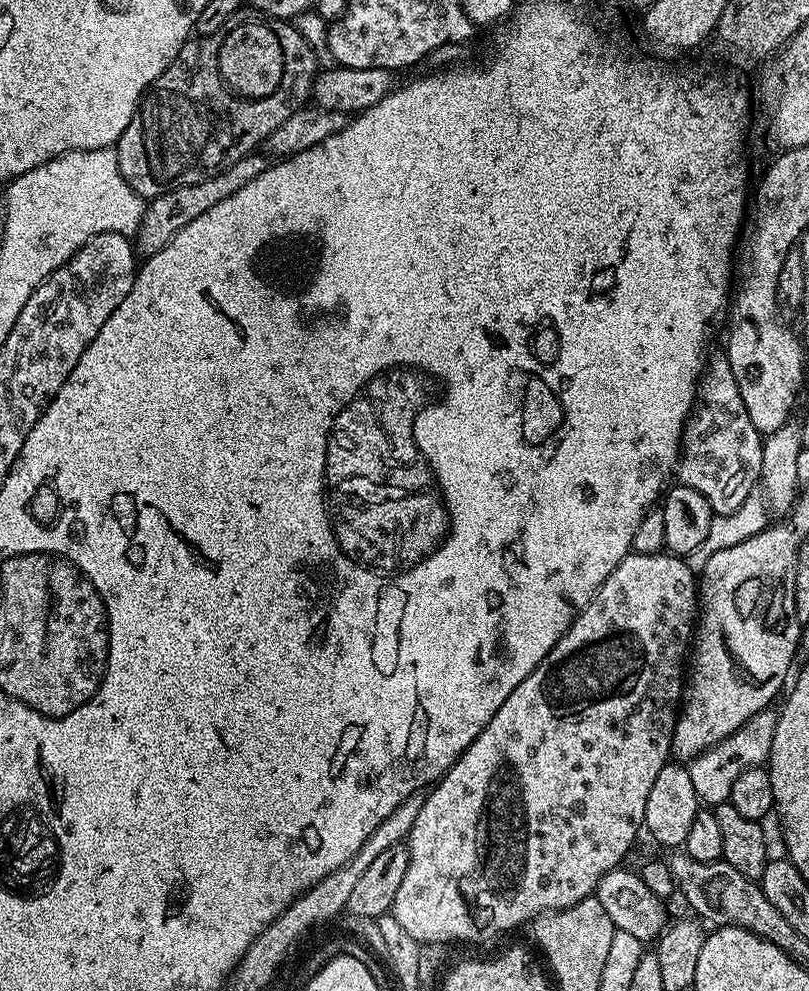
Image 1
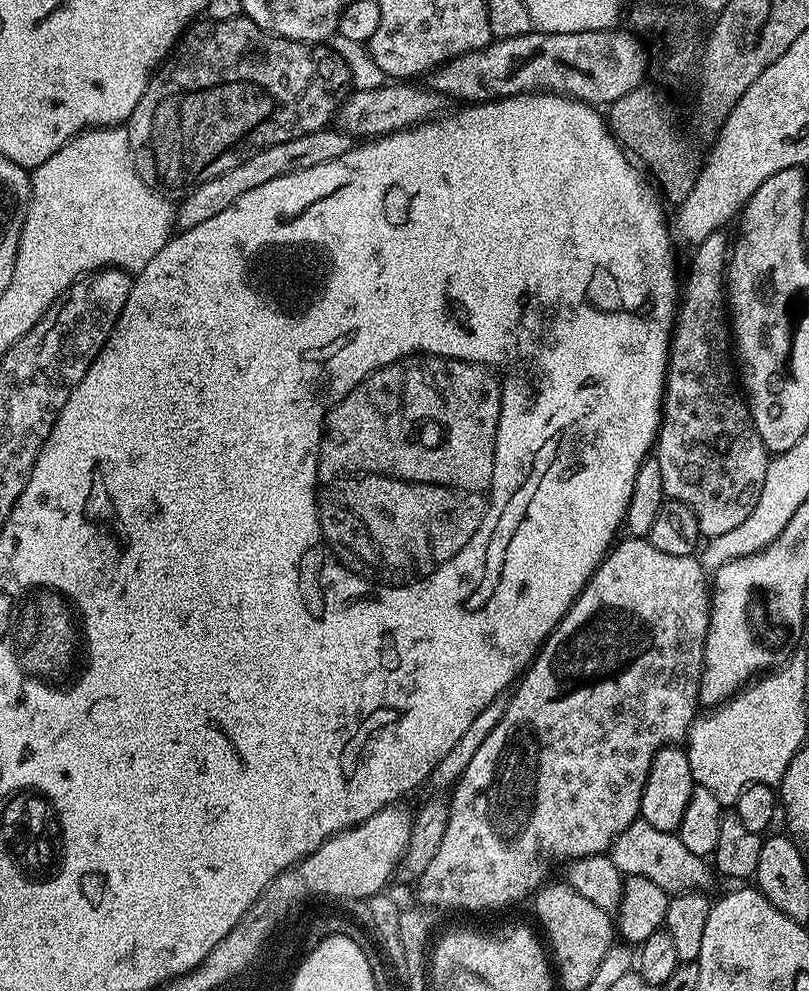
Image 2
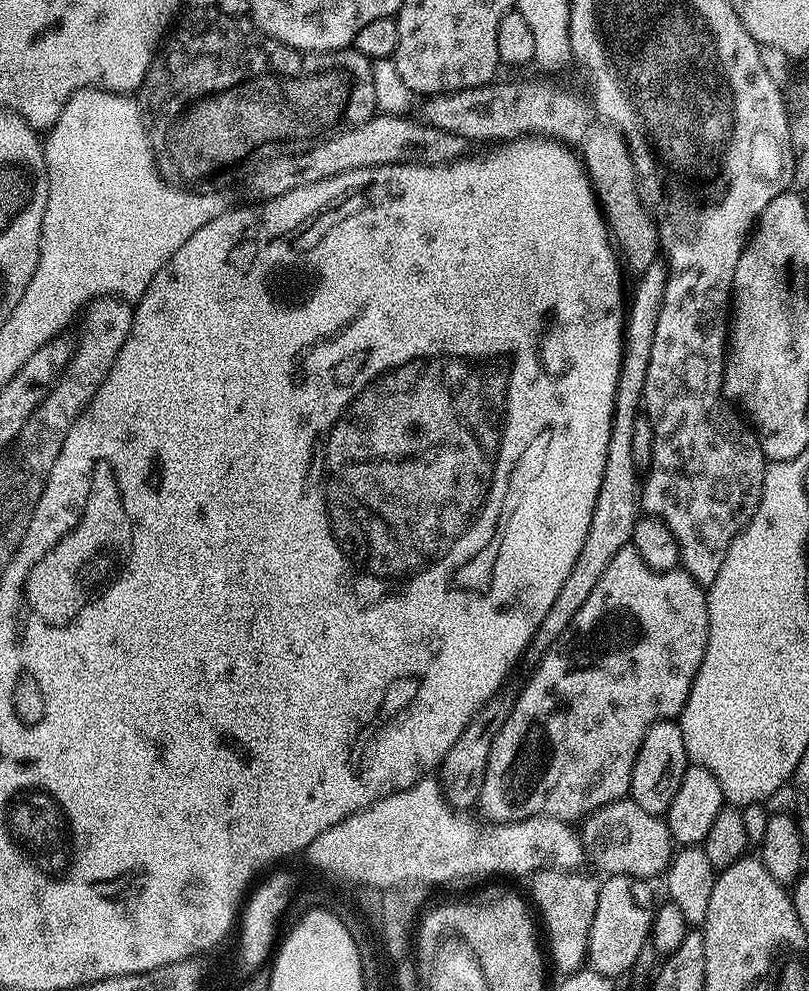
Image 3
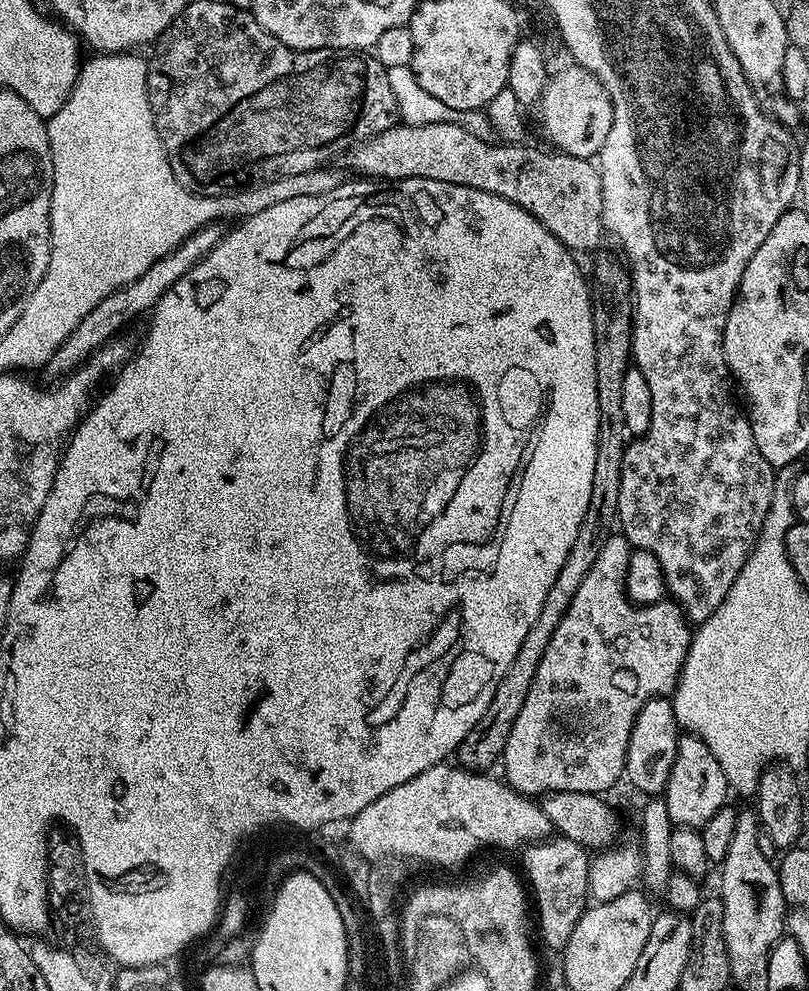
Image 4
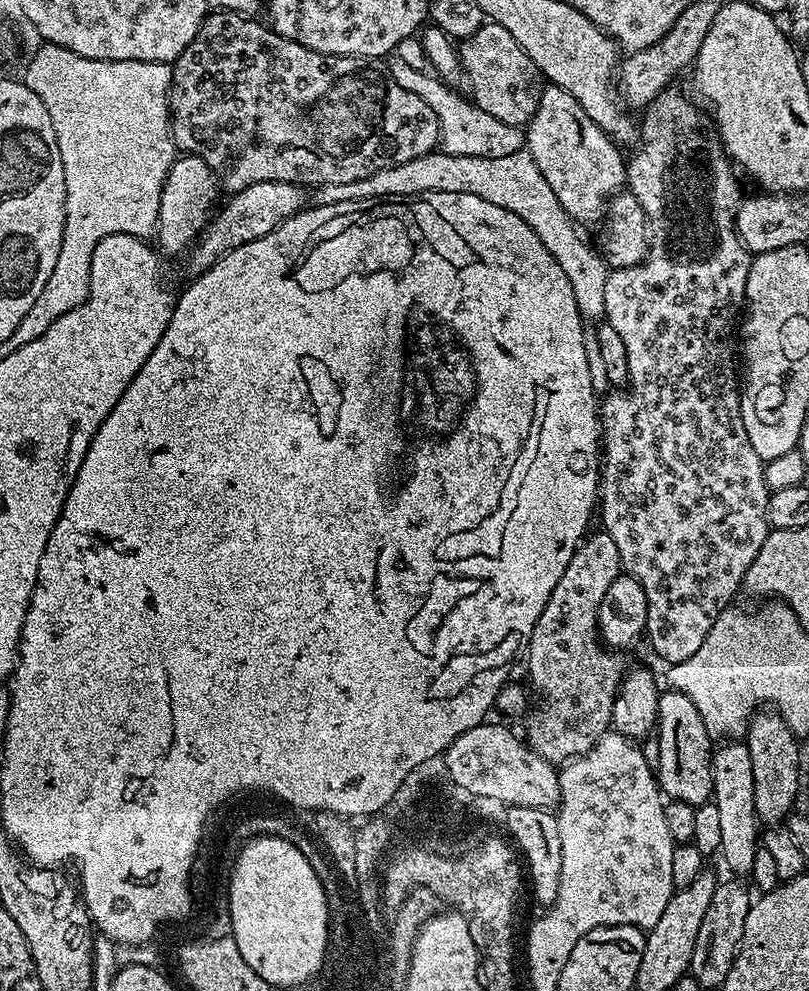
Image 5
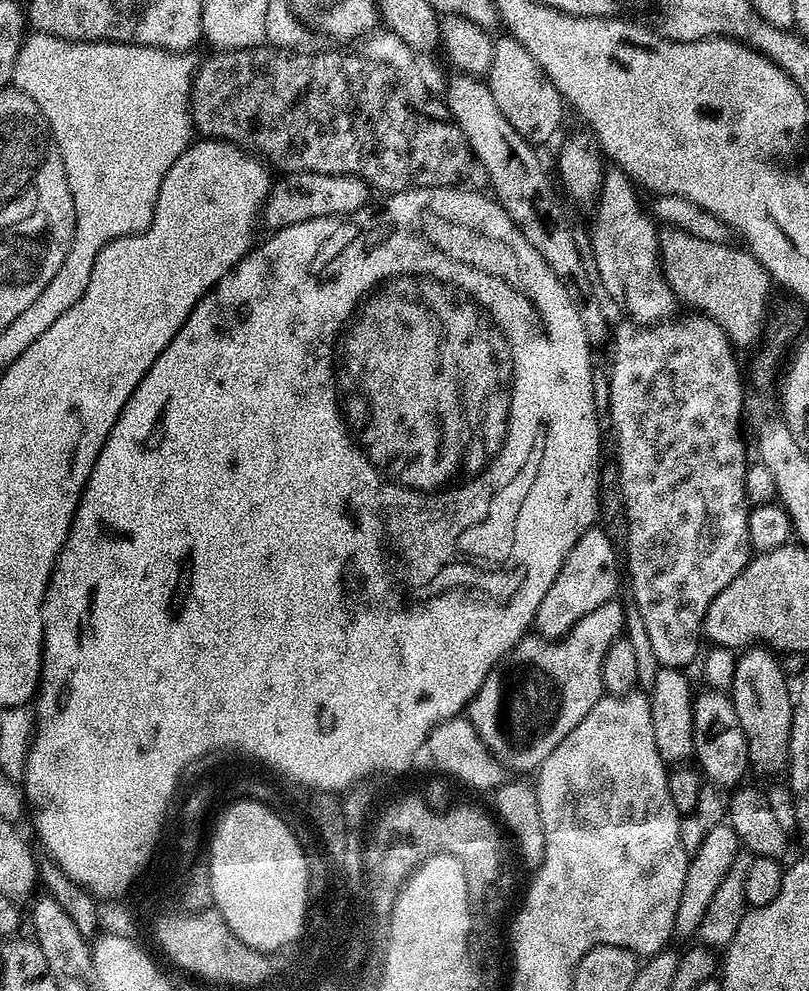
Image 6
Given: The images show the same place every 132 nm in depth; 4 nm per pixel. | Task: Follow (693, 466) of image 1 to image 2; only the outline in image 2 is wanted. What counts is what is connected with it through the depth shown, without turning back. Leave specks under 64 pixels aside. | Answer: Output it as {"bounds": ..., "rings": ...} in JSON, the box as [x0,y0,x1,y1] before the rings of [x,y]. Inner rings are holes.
{"bounds":[654,234,770,538],"rings":[[[720,234],[708,236],[698,245],[692,269],[688,272],[688,281],[685,279],[682,284],[682,299],[676,313],[676,326],[672,330],[672,344],[668,347],[668,373],[664,379],[664,406],[660,409],[660,434],[654,445],[654,455],[662,469],[665,497],[682,502],[694,510],[700,535],[704,538],[726,534],[734,530],[734,526],[746,522],[750,510],[754,510],[758,502],[770,459],[734,371],[730,313],[726,303],[726,265],[730,244],[722,237]]]}

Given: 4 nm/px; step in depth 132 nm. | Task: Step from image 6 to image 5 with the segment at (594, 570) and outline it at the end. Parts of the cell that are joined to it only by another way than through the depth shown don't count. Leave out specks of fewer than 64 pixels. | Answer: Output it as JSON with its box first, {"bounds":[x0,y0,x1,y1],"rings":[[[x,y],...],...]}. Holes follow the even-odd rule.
{"bounds":[526,532,626,766],"rings":[[[594,532],[577,548],[566,570],[562,570],[562,578],[558,578],[546,610],[538,614],[526,645],[528,680],[536,687],[534,703],[526,716],[526,743],[557,766],[586,754],[609,731],[614,698],[626,675],[620,657],[623,655],[605,647],[596,627],[602,598],[610,590],[610,582],[622,575],[618,546],[614,546],[614,538],[608,532]]]}

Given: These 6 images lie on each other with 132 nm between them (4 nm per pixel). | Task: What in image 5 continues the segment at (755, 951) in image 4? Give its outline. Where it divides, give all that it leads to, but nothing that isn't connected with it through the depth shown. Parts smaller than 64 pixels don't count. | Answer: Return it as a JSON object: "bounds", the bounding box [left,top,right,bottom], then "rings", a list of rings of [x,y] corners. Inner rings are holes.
{"bounds":[711,742,762,878],"rings":[[[724,742],[713,751],[712,773],[714,774],[714,786],[712,787],[711,803],[718,806],[720,816],[722,846],[719,859],[724,859],[724,864],[729,868],[729,873],[744,878],[749,875],[754,866],[754,854],[762,840],[762,825],[758,814],[754,810],[754,770],[750,766],[750,750],[744,742]]]}

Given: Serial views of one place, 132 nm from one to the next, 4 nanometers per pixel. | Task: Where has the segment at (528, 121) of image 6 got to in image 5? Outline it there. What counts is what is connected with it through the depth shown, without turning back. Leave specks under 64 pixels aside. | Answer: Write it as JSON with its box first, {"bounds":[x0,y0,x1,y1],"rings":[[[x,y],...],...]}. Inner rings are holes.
{"bounds":[458,22,542,125],"rings":[[[485,22],[473,36],[459,45],[458,51],[466,84],[468,80],[466,92],[472,103],[507,124],[527,125],[538,106],[542,73],[536,69],[534,62],[530,62],[526,50],[514,42],[514,34],[502,26]]]}

